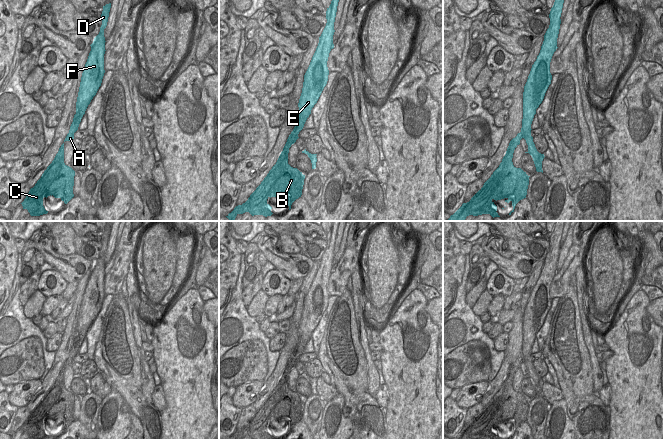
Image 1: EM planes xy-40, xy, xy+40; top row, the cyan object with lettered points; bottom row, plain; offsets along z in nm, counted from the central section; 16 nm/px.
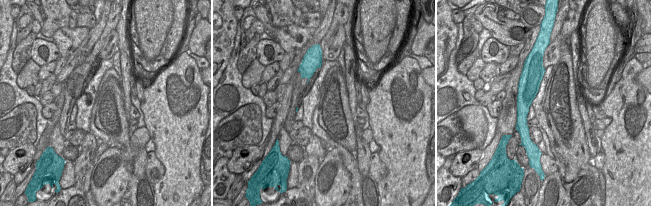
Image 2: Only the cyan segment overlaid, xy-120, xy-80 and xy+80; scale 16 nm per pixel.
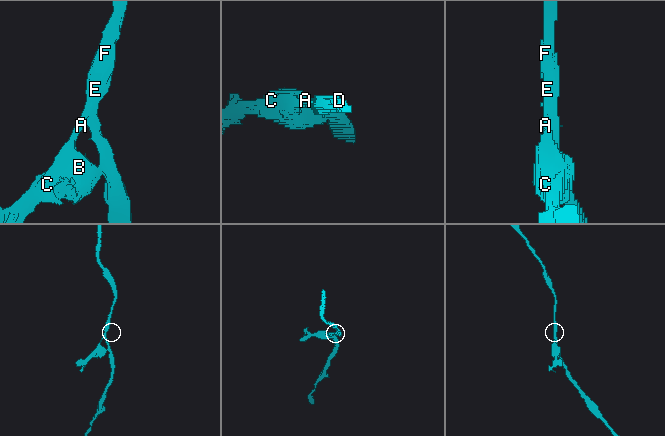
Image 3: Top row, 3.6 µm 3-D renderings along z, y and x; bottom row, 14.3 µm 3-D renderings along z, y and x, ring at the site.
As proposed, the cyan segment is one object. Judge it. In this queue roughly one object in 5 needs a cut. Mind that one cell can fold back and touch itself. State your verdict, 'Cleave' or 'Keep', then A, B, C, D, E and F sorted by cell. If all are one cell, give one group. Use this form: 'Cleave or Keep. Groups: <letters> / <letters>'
Cleave. Groups: A B C / D E F.

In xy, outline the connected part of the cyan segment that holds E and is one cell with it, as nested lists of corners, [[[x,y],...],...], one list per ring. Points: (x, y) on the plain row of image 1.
[[[333,221],[326,235],[326,250],[319,261],[319,267],[312,281],[310,289],[304,299],[302,317],[299,323],[299,342],[294,351],[294,356],[299,357],[311,338],[328,305],[329,294],[327,285],[330,275],[334,272],[334,246],[340,221]]]

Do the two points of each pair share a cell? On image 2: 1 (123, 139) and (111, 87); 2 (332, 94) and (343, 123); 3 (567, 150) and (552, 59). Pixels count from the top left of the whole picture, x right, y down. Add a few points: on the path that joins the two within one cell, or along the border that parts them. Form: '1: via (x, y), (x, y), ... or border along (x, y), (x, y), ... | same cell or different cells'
1: via (116, 126), (111, 118), (111, 100) | same cell
2: via (334, 101), (334, 114), (336, 116) | same cell
3: border along (562, 43), (560, 46), (560, 58), (553, 66) | different cells

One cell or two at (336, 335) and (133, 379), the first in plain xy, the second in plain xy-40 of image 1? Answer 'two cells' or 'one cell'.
one cell

